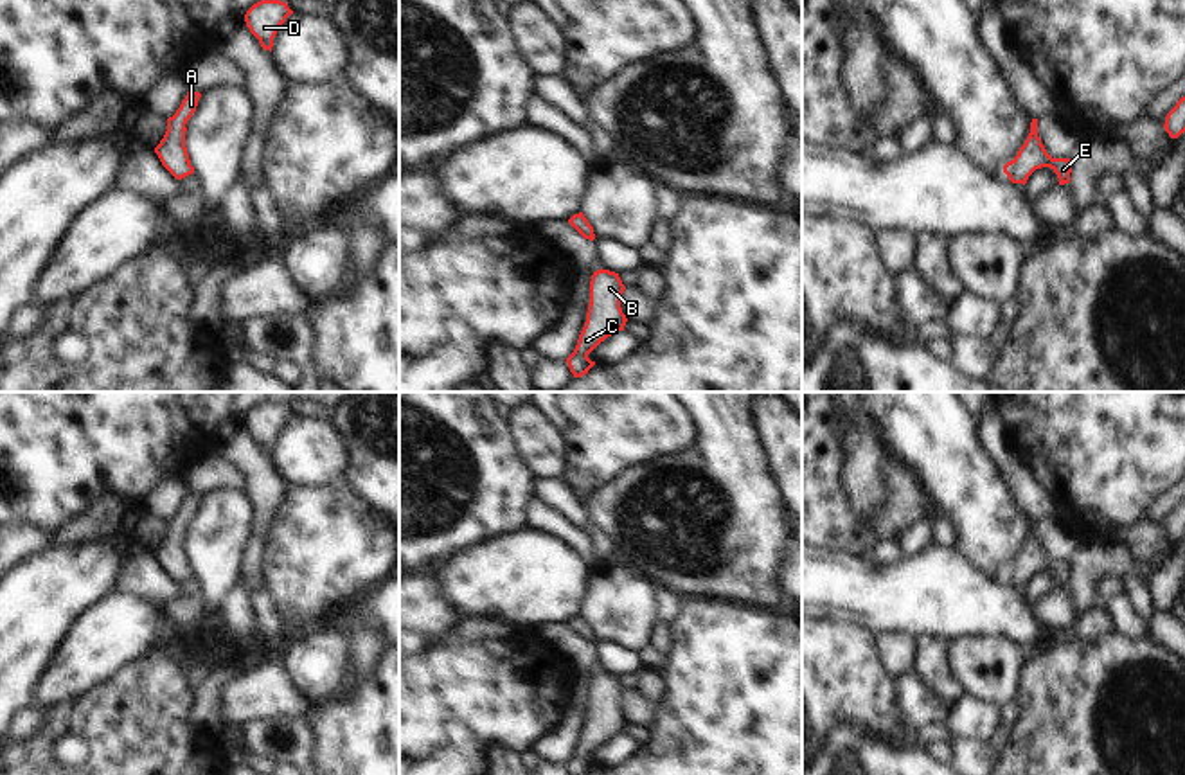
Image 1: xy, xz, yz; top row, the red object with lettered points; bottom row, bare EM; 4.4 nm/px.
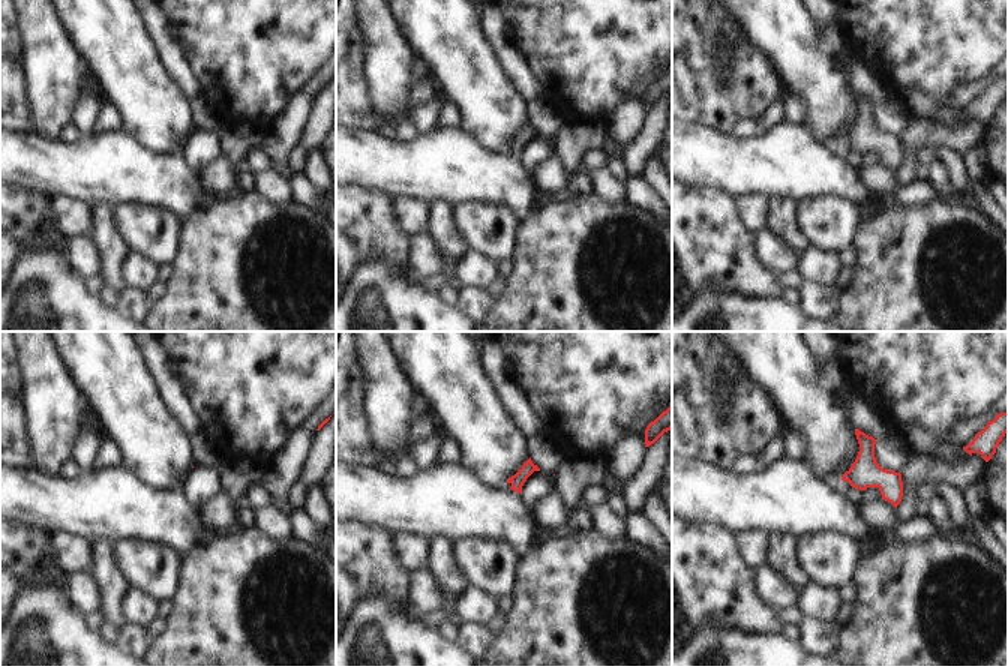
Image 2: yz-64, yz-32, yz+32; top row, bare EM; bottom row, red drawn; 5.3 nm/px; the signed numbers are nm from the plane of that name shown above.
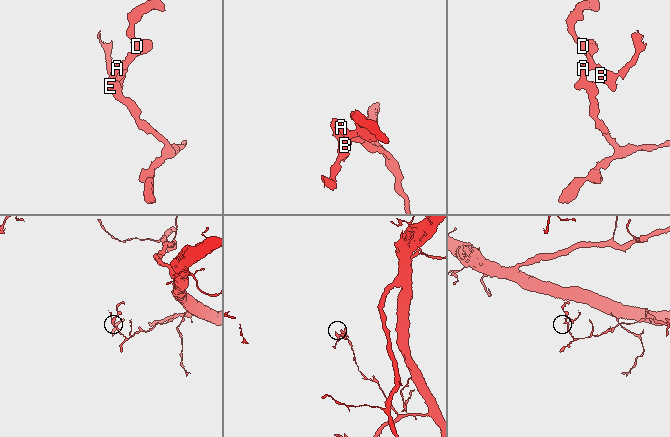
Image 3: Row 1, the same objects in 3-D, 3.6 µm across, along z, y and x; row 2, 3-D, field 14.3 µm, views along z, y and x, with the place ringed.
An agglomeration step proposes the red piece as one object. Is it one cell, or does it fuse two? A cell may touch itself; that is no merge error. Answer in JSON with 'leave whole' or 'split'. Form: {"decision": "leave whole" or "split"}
{"decision": "leave whole"}

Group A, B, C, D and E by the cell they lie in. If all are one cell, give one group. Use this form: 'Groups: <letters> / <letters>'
Groups: A B C D E

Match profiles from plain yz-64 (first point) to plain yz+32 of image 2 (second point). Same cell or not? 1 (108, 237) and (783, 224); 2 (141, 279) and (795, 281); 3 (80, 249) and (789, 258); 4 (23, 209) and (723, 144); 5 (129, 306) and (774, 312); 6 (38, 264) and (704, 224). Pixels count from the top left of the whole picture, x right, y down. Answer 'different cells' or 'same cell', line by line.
1: same cell
2: different cells
3: same cell
4: different cells
5: different cells
6: different cells

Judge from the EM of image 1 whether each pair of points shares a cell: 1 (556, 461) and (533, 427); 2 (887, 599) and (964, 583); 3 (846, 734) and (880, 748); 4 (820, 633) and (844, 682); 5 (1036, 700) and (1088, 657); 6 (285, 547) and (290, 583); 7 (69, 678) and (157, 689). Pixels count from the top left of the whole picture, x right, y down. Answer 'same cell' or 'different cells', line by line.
1: same cell
2: same cell
3: same cell
4: same cell
5: same cell
6: same cell
7: different cells

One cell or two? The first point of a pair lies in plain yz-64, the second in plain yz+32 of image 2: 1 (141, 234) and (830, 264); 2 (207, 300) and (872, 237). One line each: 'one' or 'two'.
1: two
2: one

